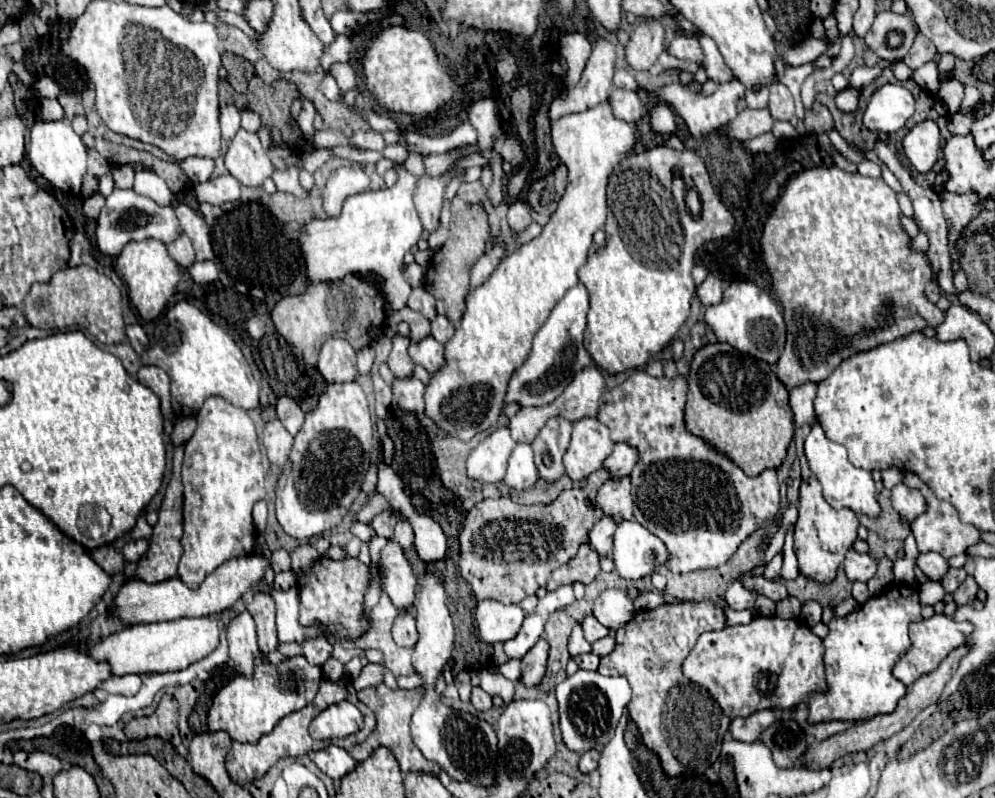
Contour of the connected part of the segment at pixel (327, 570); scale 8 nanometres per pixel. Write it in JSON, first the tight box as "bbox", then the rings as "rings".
{"bbox":[298,558,368,638],"rings":[[[318,558],[314,566],[298,576],[300,590],[300,618],[302,626],[322,622],[328,626],[328,638],[358,638],[368,630],[368,620],[362,612],[364,592],[368,590],[368,566],[356,558]]]}

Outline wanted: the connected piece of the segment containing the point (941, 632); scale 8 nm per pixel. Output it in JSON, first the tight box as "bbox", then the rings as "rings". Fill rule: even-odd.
{"bbox":[894,612,974,686],"rings":[[[942,612],[914,622],[910,626],[910,640],[912,640],[912,650],[908,650],[906,654],[900,656],[900,660],[894,666],[894,676],[904,682],[906,686],[910,686],[914,680],[918,680],[922,674],[928,674],[932,670],[938,668],[938,664],[960,644],[964,644],[968,640],[968,636],[972,634],[974,626],[970,622],[956,622],[952,616],[946,616]]]}

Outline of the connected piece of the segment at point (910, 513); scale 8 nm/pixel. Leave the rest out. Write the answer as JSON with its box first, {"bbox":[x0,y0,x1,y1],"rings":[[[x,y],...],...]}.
{"bbox":[892,484,928,524],"rings":[[[898,484],[892,488],[892,508],[910,524],[914,518],[924,514],[928,506],[920,490]]]}

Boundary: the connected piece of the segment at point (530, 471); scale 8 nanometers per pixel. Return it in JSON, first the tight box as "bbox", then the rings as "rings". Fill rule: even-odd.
{"bbox":[504,444,538,490],"rings":[[[516,444],[516,448],[510,454],[510,462],[508,462],[508,472],[504,482],[512,488],[524,490],[524,488],[532,488],[538,480],[538,470],[534,466],[534,458],[532,458],[532,446],[530,444]]]}

